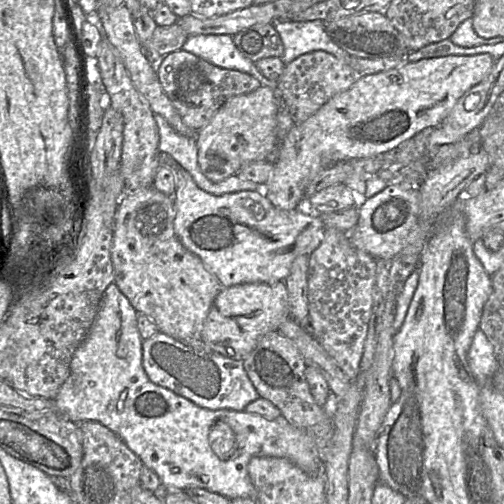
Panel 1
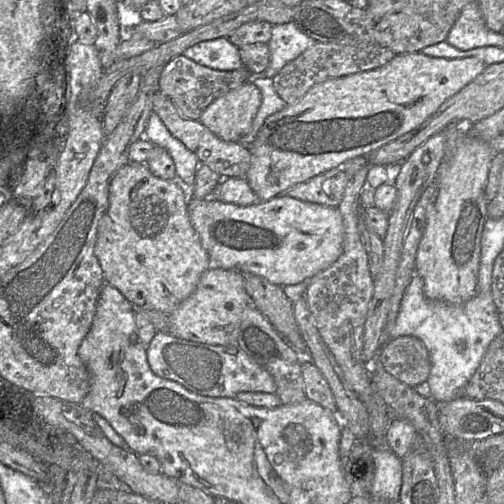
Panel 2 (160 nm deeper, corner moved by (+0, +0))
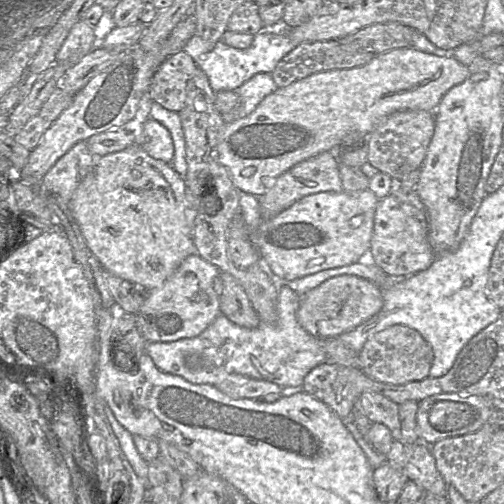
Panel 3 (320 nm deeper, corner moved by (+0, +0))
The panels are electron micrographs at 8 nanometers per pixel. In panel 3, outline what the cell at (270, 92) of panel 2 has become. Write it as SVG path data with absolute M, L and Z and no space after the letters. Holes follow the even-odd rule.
M271 73L255 74L236 90L240 104L233 112L223 116L224 121L230 123L250 115L256 106L277 88L278 86L274 83Z

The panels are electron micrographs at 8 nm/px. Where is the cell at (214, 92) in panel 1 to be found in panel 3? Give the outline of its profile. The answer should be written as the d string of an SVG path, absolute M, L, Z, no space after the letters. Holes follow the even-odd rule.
M184 49L169 56L157 67L151 78L148 92L153 103L180 112L186 105L187 84L199 70Z

